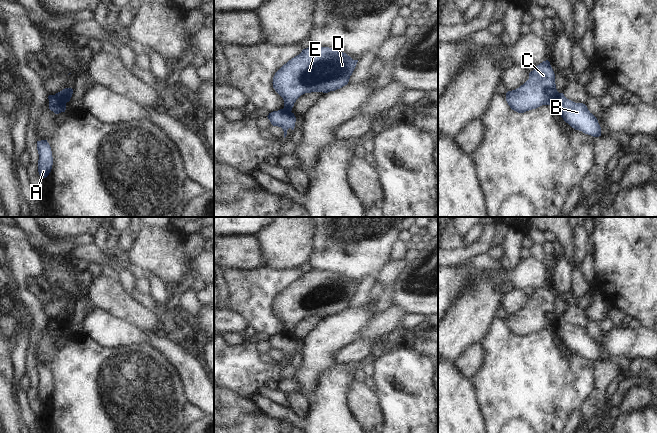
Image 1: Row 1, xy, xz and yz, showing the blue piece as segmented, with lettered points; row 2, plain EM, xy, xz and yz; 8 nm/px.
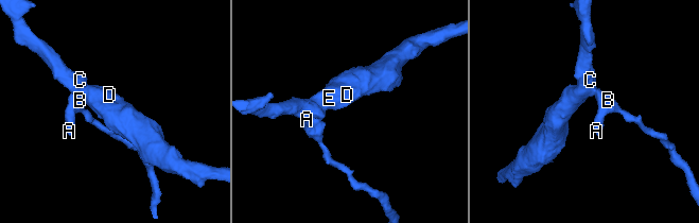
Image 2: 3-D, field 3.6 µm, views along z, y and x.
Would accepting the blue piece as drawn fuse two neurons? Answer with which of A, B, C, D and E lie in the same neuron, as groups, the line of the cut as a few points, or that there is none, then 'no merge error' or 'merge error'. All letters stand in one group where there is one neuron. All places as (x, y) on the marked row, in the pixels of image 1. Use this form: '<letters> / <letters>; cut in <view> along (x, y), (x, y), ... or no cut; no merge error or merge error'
A B / C D E; cut in yz along (560, 93), (553, 105); merge error

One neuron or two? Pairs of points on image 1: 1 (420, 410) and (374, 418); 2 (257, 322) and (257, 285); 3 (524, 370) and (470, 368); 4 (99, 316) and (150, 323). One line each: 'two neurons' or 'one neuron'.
1: two neurons
2: one neuron
3: two neurons
4: two neurons

